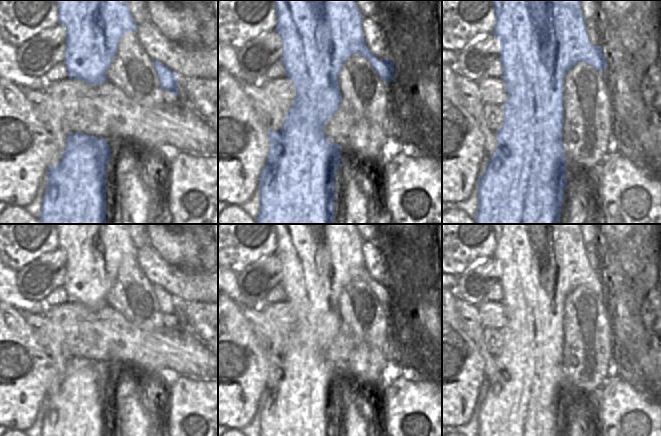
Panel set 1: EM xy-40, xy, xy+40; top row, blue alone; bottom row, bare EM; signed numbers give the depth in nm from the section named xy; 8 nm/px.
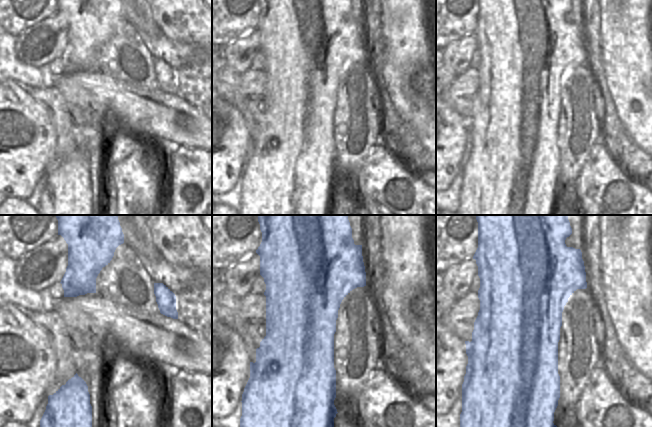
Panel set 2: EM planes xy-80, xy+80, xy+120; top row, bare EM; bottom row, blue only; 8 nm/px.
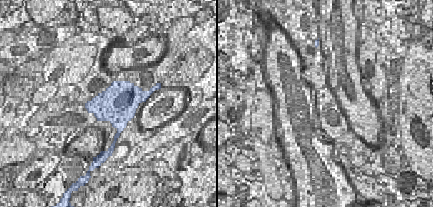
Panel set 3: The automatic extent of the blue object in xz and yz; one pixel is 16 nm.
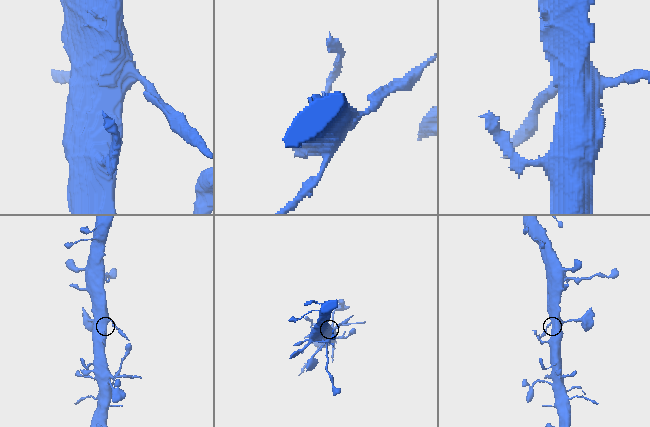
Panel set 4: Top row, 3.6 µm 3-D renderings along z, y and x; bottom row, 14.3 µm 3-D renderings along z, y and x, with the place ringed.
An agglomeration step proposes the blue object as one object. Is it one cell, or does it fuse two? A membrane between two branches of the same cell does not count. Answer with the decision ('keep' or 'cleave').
keep

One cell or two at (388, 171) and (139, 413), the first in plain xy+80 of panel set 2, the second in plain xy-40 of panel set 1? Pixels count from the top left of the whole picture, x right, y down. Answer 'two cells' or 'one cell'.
two cells

